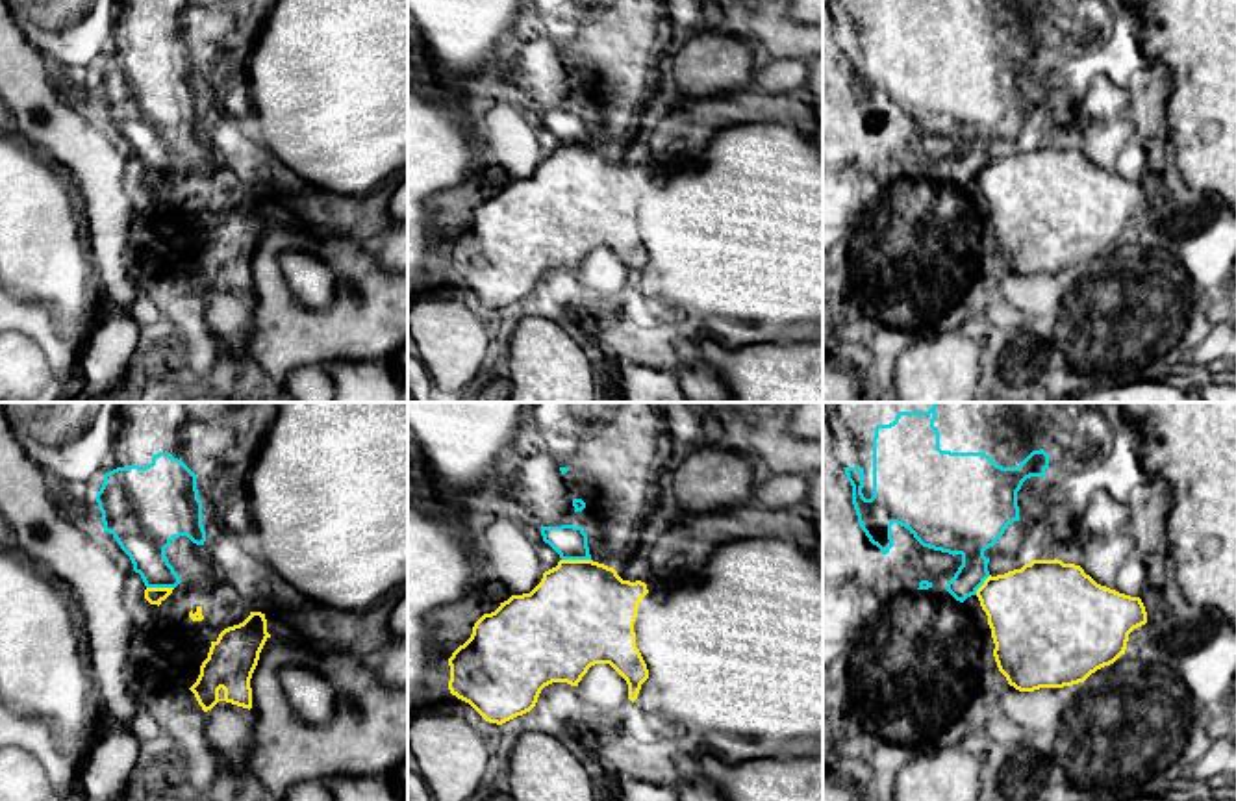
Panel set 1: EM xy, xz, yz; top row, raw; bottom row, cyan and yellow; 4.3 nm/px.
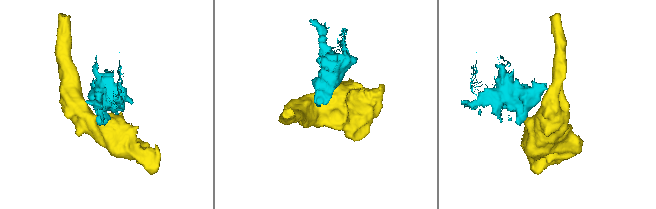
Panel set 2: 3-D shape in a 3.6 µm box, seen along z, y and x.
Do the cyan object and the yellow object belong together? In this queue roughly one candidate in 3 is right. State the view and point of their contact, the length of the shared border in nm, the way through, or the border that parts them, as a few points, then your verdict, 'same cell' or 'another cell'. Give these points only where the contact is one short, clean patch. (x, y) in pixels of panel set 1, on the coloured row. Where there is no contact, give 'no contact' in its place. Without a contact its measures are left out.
contact xz (577, 559); length 130 nm; border xz (562, 559), (590, 560); another cell

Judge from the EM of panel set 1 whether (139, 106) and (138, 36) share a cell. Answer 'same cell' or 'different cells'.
same cell

